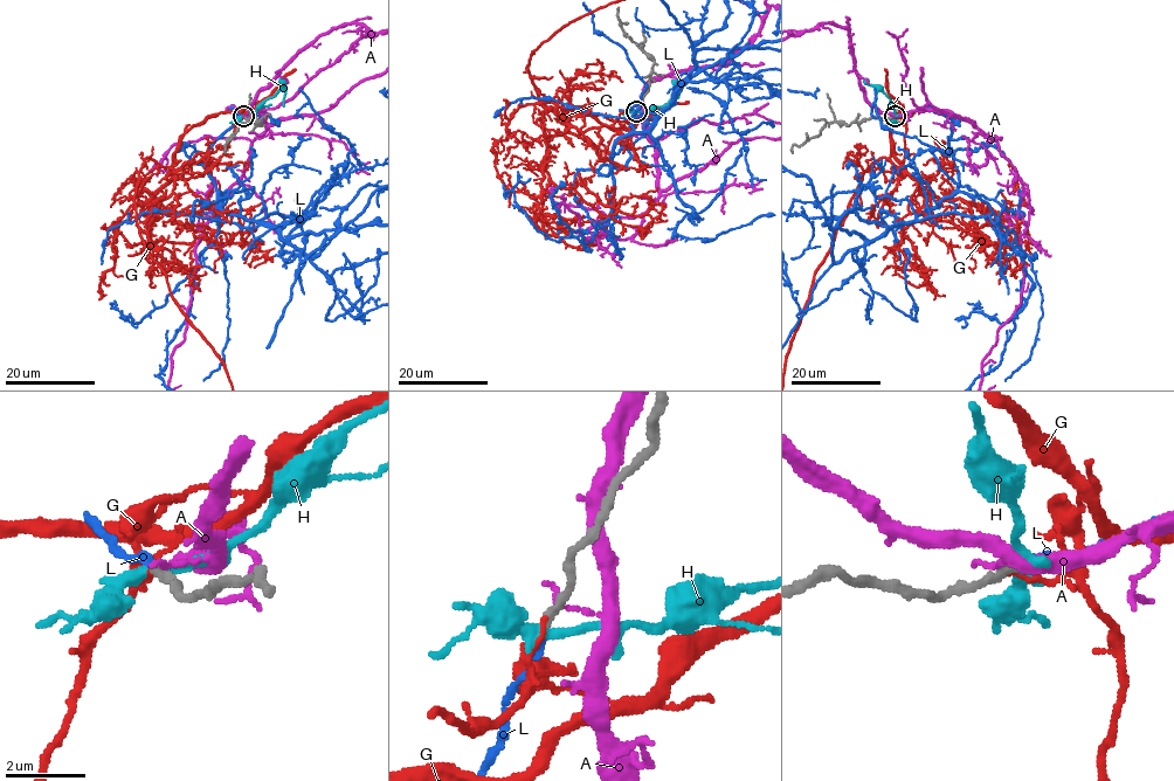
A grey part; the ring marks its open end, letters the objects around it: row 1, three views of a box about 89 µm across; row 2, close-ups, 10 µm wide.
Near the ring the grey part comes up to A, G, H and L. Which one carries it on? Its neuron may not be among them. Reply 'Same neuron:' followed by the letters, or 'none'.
Same neuron: L

